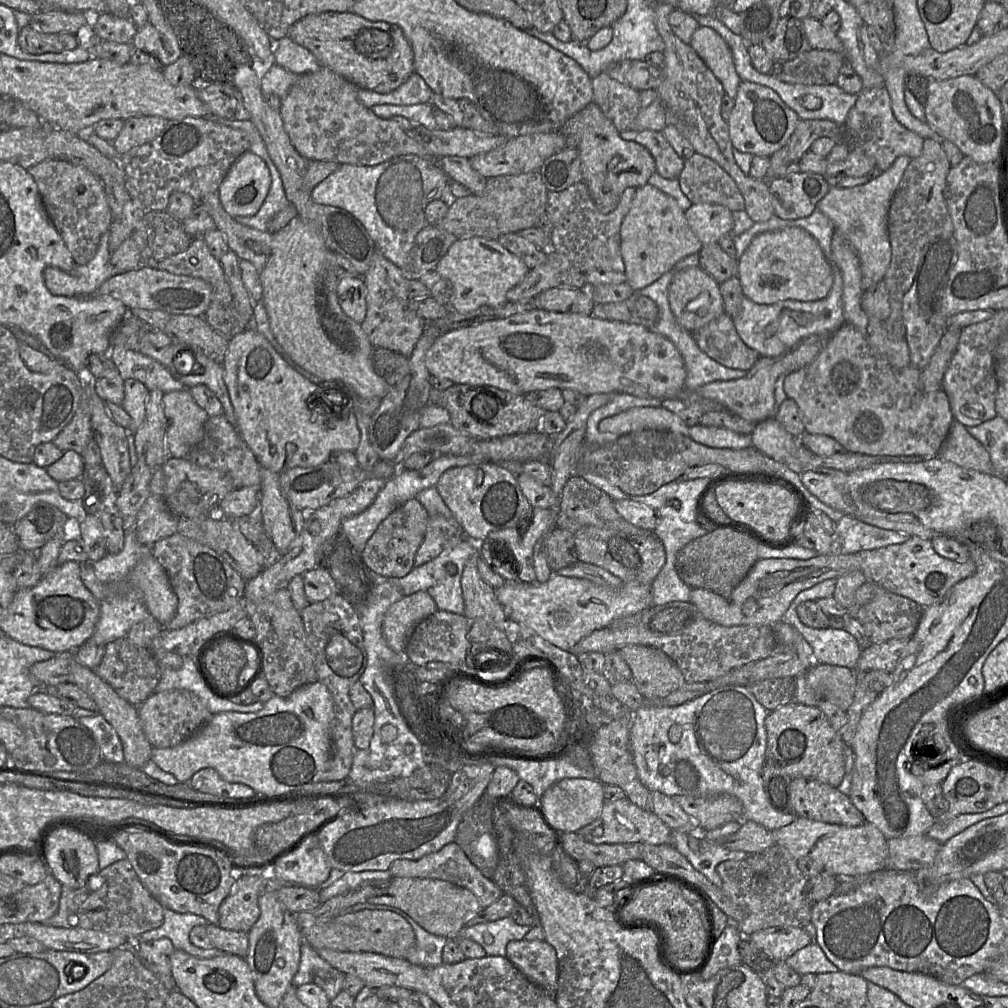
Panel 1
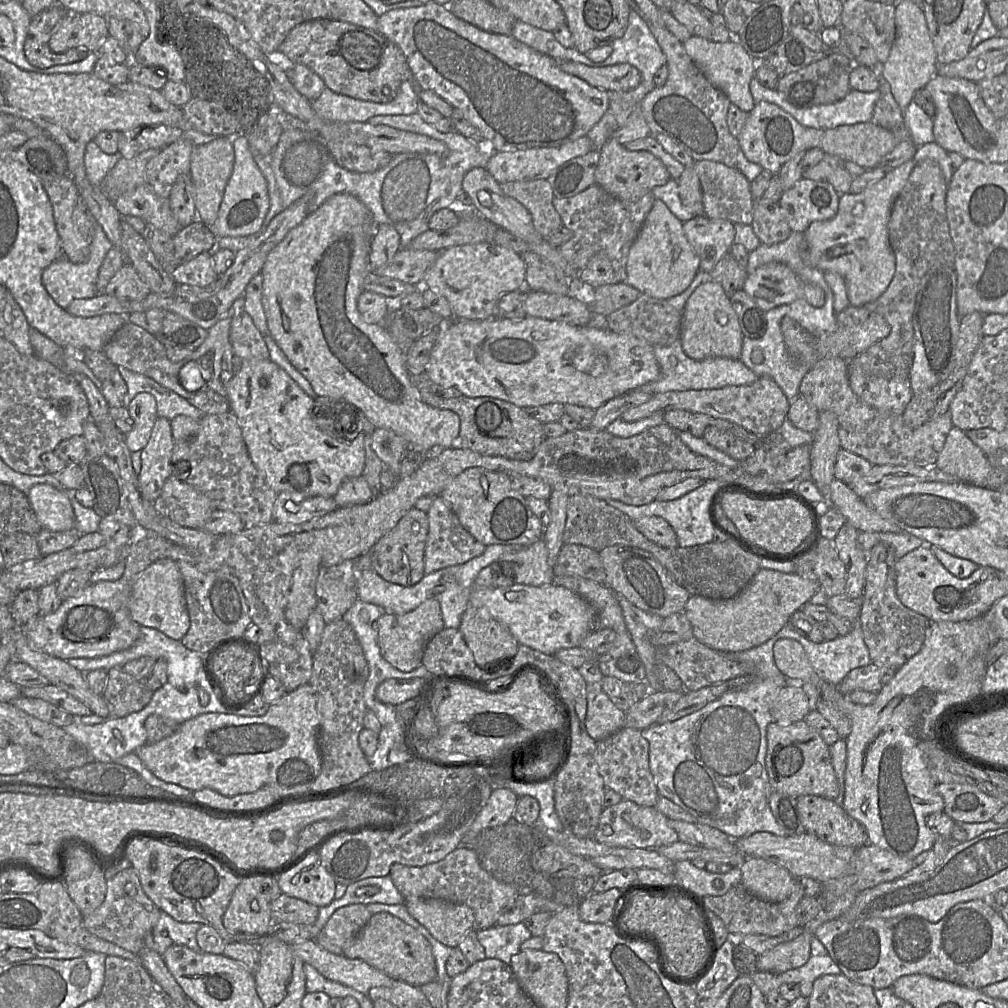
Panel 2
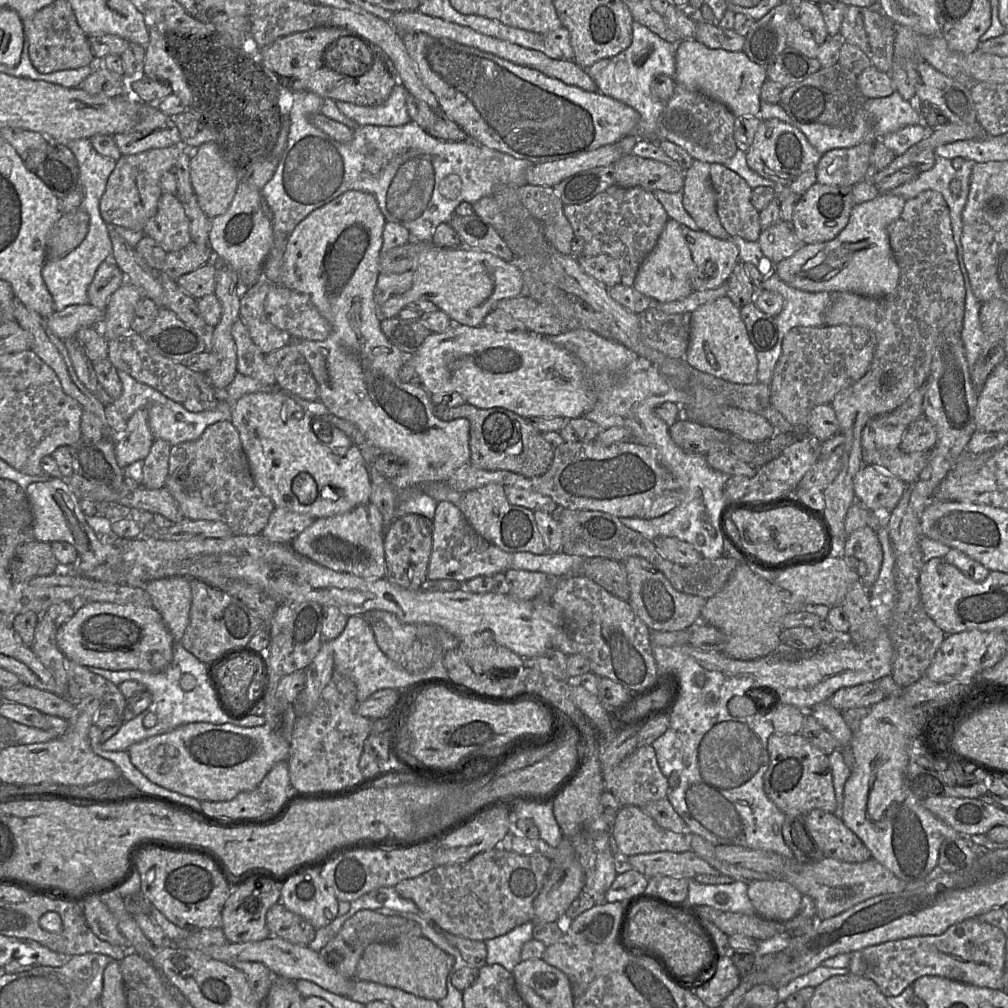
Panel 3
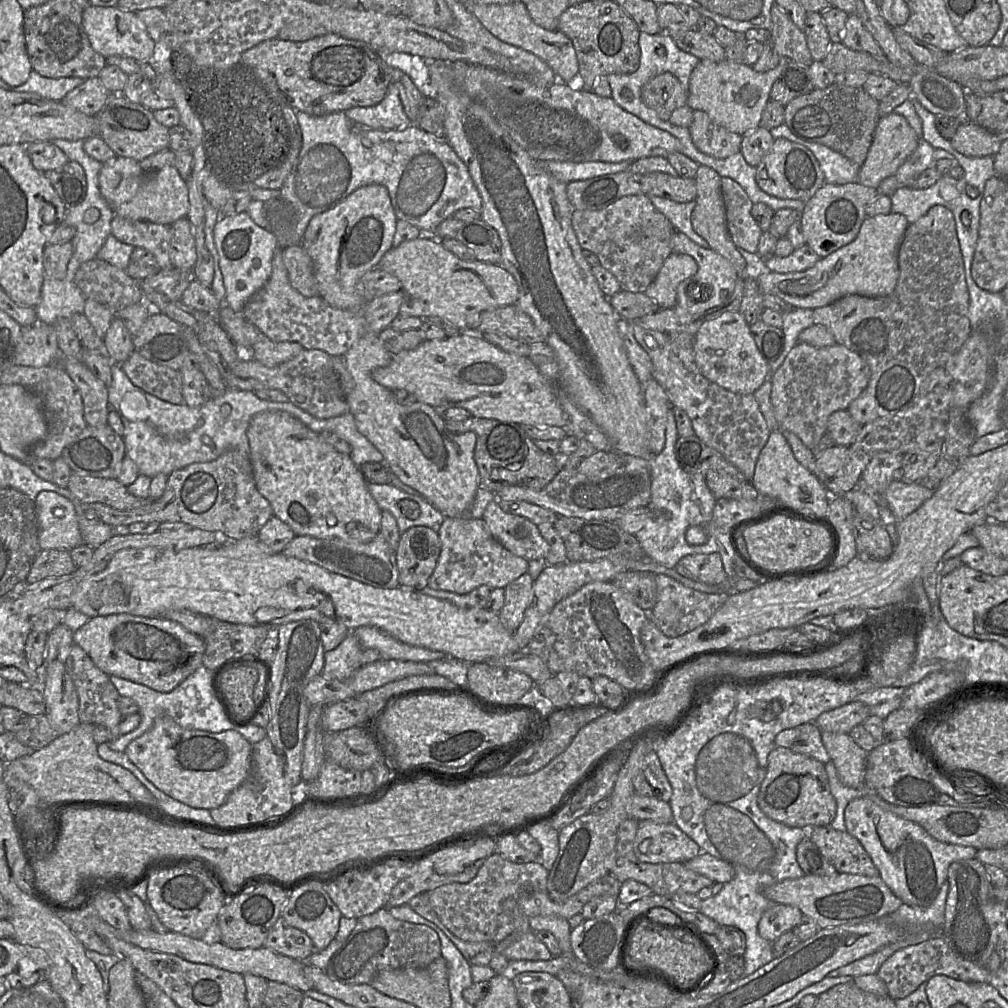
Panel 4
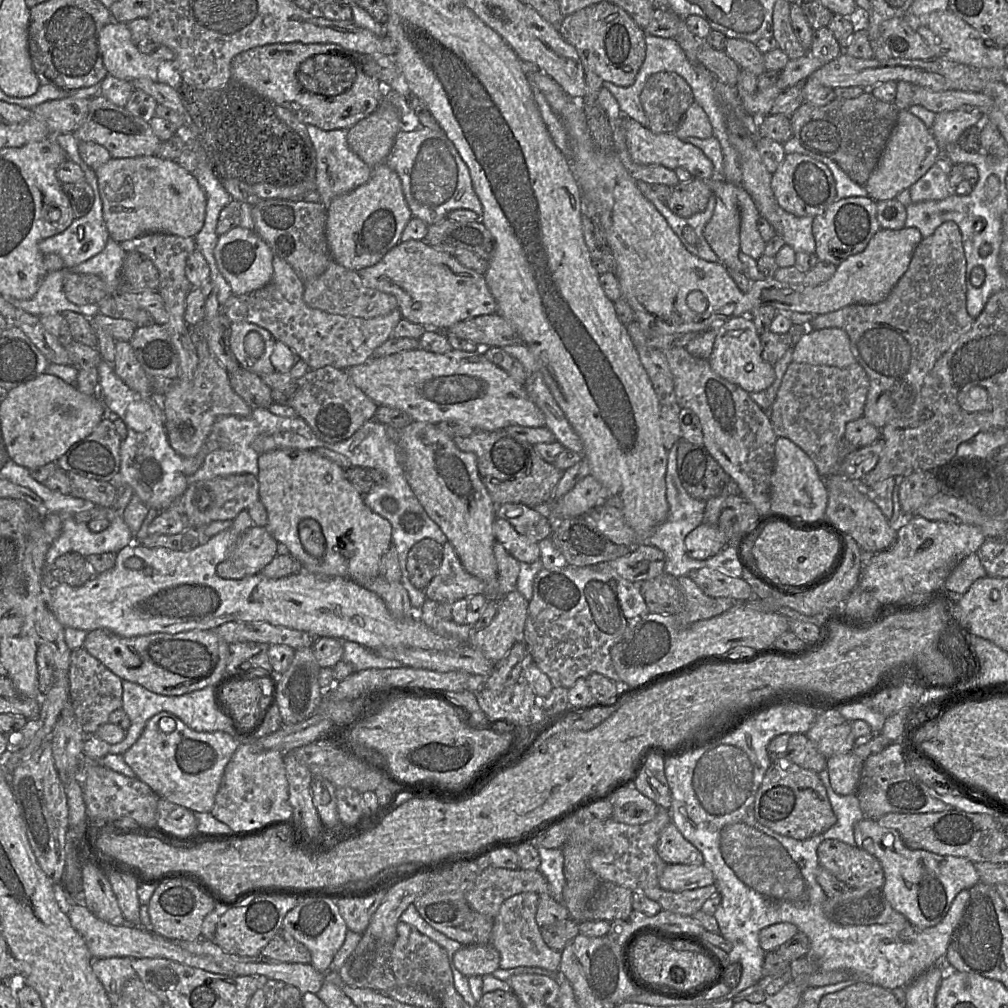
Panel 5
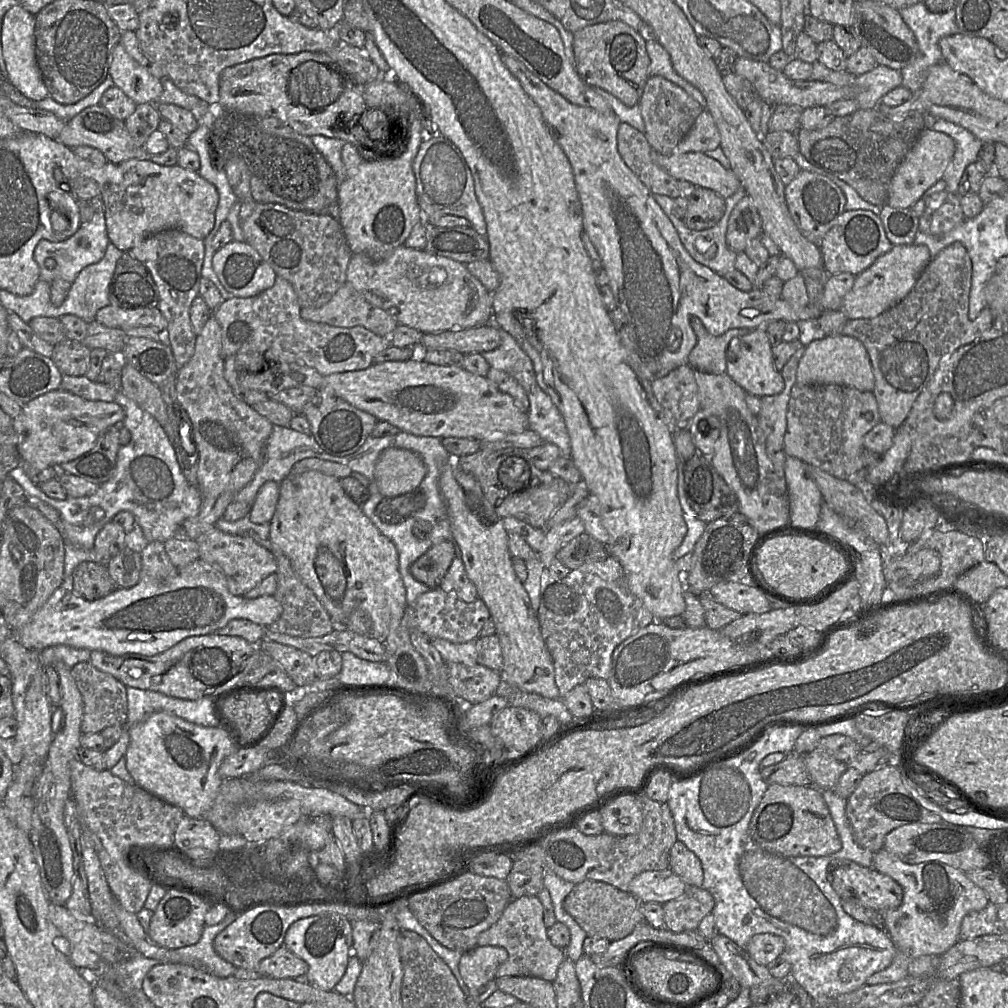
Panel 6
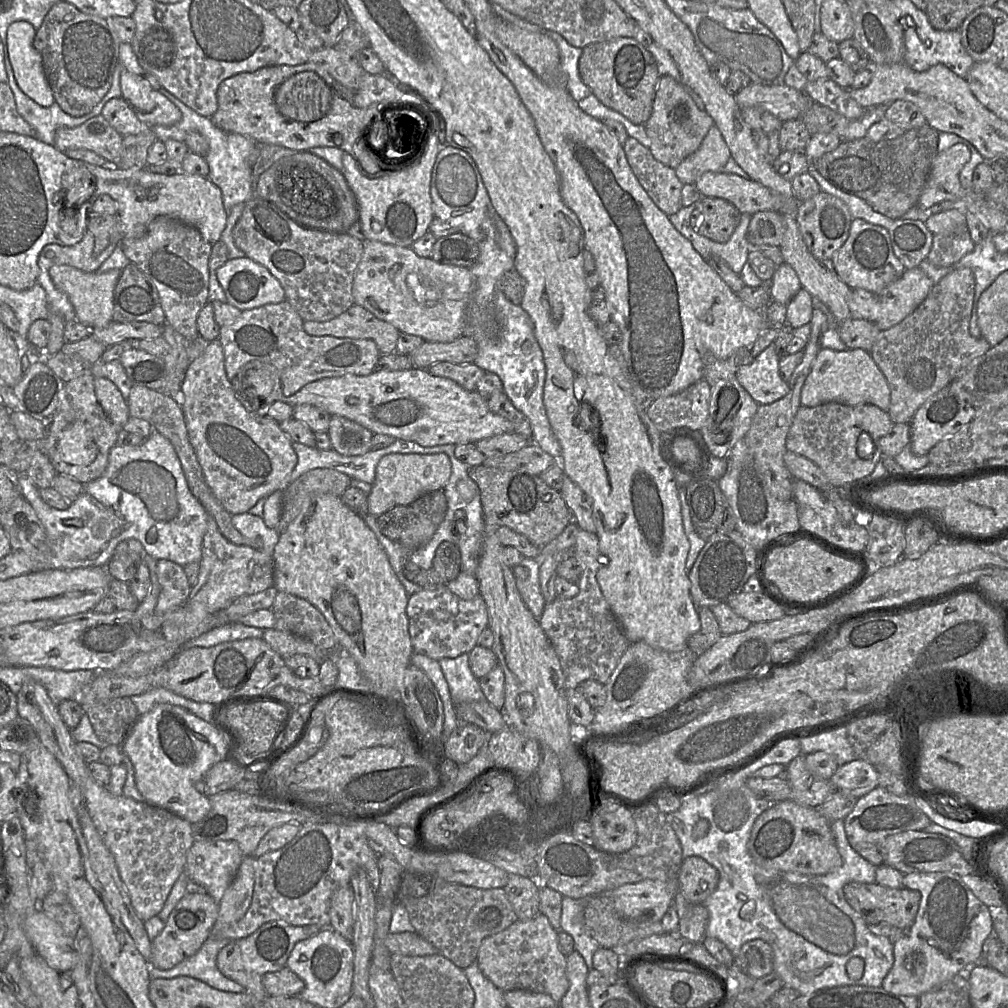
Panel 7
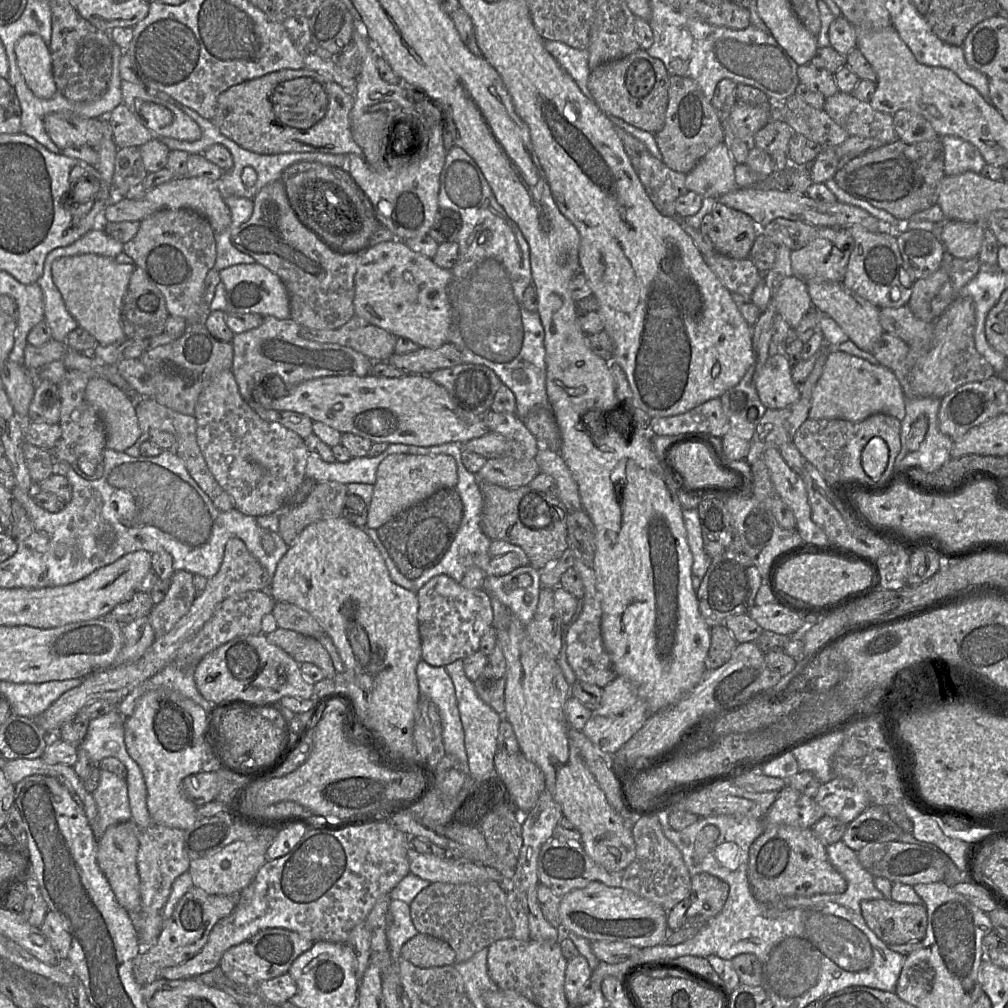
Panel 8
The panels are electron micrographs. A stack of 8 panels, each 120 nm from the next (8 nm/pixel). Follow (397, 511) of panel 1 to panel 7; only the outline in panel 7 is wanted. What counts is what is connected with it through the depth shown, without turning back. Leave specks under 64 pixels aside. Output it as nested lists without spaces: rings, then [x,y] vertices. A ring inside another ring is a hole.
[[[445,541],[438,546],[430,569],[423,570],[408,562],[404,567],[403,575],[423,589],[435,589],[446,586],[455,579],[460,573],[460,567],[461,556],[458,546]]]

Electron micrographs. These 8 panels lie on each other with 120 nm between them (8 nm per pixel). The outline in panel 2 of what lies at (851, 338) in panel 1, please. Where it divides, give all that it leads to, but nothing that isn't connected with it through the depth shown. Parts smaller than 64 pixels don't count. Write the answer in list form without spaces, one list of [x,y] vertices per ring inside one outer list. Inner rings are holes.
[[[828,357],[817,361],[802,378],[799,396],[805,398],[819,413],[834,412],[839,422],[838,435],[841,447],[863,457],[873,465],[935,464],[953,427],[950,412],[912,428],[905,425],[902,415],[882,413],[866,405],[855,395],[850,386],[848,362],[839,357]]]

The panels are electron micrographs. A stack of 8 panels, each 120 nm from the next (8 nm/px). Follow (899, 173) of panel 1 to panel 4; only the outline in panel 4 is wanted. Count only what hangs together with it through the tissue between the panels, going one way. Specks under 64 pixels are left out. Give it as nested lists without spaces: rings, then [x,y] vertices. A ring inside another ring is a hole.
[[[899,213],[867,216],[851,243],[821,258],[813,267],[793,273],[767,272],[755,281],[762,294],[777,296],[792,307],[812,310],[848,295],[887,296],[897,284],[898,250],[908,226],[906,217]]]

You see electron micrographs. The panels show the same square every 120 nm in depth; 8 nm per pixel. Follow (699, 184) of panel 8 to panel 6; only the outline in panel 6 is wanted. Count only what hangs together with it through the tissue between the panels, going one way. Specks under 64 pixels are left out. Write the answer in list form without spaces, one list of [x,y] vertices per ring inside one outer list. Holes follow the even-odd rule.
[[[703,110],[688,134],[679,142],[675,152],[701,152],[712,151],[720,147],[720,134],[716,124],[707,110]]]

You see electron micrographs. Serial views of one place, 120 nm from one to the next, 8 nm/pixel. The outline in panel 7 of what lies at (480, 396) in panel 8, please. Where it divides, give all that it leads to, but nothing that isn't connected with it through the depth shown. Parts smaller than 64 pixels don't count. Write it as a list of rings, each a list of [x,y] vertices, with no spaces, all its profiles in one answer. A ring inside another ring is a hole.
[[[437,362],[427,370],[434,376],[453,380],[467,391],[476,391],[478,382],[486,372],[474,362],[466,364]]]

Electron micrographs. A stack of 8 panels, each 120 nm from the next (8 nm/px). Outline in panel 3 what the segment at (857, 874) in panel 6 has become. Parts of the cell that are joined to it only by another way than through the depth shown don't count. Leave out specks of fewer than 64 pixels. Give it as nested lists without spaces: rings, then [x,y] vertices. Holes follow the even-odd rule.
[[[813,809],[804,819],[826,858],[849,863],[861,863],[871,858],[863,842],[834,813]]]

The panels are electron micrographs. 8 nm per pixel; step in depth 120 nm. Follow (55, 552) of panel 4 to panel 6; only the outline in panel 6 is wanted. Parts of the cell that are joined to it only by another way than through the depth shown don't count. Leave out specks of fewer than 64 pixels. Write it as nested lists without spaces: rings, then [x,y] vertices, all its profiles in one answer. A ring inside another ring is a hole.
[[[93,561],[81,562],[71,575],[70,589],[88,601],[106,597],[118,588],[106,566]]]

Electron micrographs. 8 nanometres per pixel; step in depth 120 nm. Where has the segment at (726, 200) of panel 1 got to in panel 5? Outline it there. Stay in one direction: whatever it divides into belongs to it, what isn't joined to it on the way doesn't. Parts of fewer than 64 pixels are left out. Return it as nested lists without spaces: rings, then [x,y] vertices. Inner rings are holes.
[[[741,185],[737,186],[736,197],[740,213],[740,251],[757,261],[766,248],[757,226],[760,214],[754,201]]]

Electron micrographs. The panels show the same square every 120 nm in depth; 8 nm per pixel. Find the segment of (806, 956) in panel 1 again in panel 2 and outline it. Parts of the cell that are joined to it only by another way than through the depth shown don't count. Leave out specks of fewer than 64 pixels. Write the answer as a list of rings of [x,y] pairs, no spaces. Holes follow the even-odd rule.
[[[811,955],[806,964],[799,968],[779,973],[777,978],[781,986],[787,983],[813,983],[818,977],[827,974],[841,974],[841,970],[829,955]]]

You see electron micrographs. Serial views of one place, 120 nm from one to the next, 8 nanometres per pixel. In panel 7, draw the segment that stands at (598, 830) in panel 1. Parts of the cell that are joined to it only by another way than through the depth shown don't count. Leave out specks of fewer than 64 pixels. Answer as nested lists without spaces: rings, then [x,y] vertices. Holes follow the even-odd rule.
[[[703,858],[683,859],[679,876],[679,891],[691,903],[704,904],[719,882],[718,871]]]

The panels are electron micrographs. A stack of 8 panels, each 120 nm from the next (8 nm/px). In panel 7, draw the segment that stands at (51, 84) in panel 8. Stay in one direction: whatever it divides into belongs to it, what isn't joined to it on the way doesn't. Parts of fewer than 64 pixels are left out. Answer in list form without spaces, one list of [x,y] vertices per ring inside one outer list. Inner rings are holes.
[[[15,21],[7,30],[7,50],[17,84],[22,92],[42,107],[51,106],[55,100],[46,79],[42,56],[34,46],[36,29],[27,21]]]

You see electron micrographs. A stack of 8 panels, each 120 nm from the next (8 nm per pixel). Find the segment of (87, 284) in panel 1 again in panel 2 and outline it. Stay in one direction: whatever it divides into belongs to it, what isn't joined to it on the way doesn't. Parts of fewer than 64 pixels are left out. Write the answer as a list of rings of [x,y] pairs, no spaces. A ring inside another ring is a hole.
[[[94,220],[94,236],[90,244],[90,252],[86,261],[75,264],[65,256],[62,256],[43,270],[42,284],[56,304],[66,309],[75,299],[92,298],[98,294],[96,288],[98,272],[111,247],[112,244],[103,229]]]

